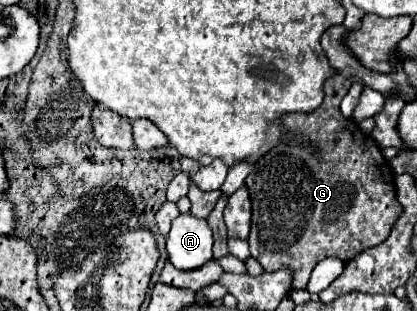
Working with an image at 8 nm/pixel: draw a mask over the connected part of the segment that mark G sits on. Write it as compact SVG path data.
M337 73L325 83L325 99L317 111L303 115L285 115L283 119L287 131L301 131L307 141L313 139L317 143L317 157L313 155L313 149L309 149L309 145L277 145L259 159L259 163L245 179L253 203L251 233L247 239L251 257L255 257L265 271L289 267L293 271L293 289L307 287L309 275L321 259L337 257L347 263L357 253L383 243L401 213L401 203L395 197L393 169L389 167L389 161L383 157L379 145L373 143L373 139L357 127L357 123L345 119L339 111L339 103L347 95L349 87L351 79Z

